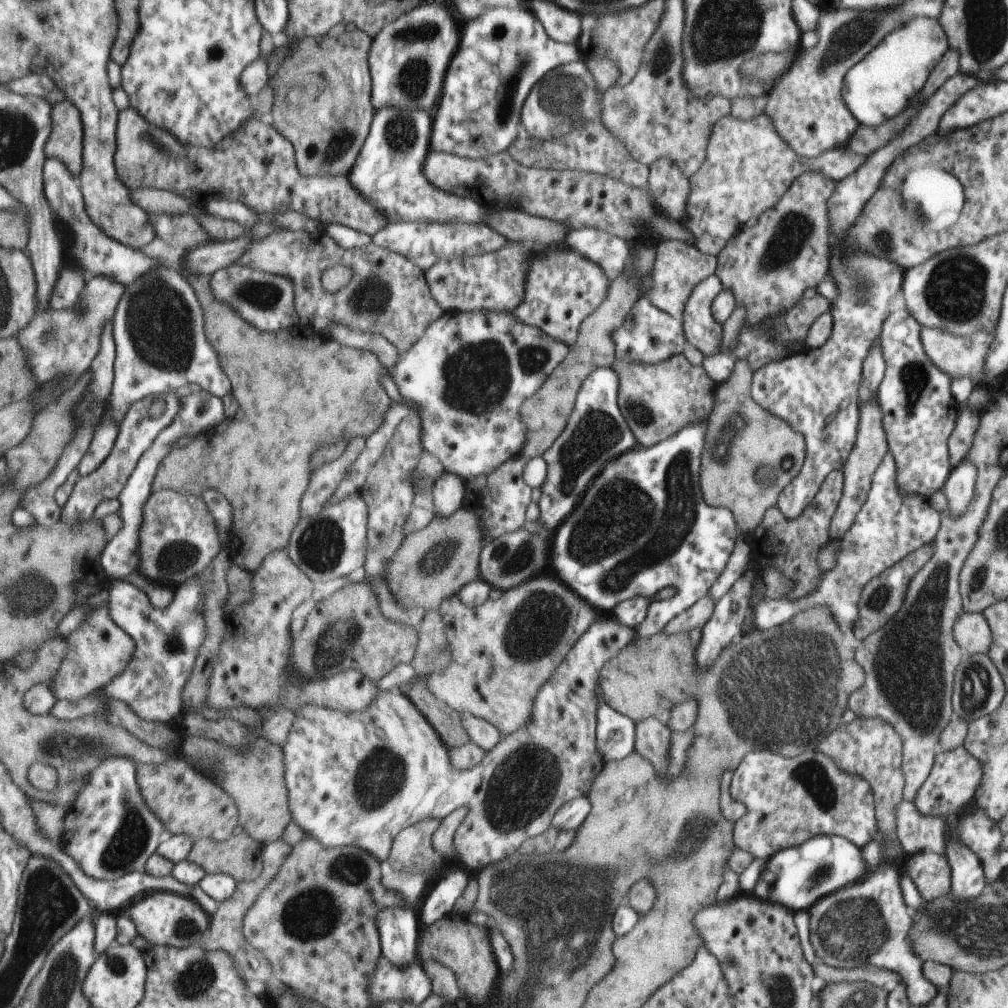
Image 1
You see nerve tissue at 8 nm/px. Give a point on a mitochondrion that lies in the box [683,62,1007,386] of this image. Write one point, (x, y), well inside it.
(955, 289)

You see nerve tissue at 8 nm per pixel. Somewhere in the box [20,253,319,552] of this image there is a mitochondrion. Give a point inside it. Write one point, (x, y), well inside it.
(159, 322)

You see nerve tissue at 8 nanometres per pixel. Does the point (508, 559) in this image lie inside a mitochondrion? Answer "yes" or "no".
yes

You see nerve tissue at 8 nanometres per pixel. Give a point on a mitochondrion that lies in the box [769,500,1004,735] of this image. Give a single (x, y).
(975, 688)

